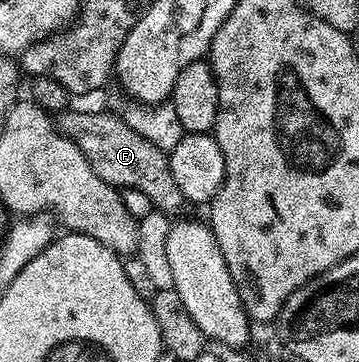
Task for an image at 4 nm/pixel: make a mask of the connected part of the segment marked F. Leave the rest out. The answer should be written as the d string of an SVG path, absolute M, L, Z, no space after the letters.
M67 108L57 115L56 125L64 137L70 138L88 160L92 172L108 185L127 190L136 188L152 200L155 211L178 214L187 205L186 197L172 177L167 151L156 148L140 132L126 123L125 117L105 114L102 110L74 110Z

